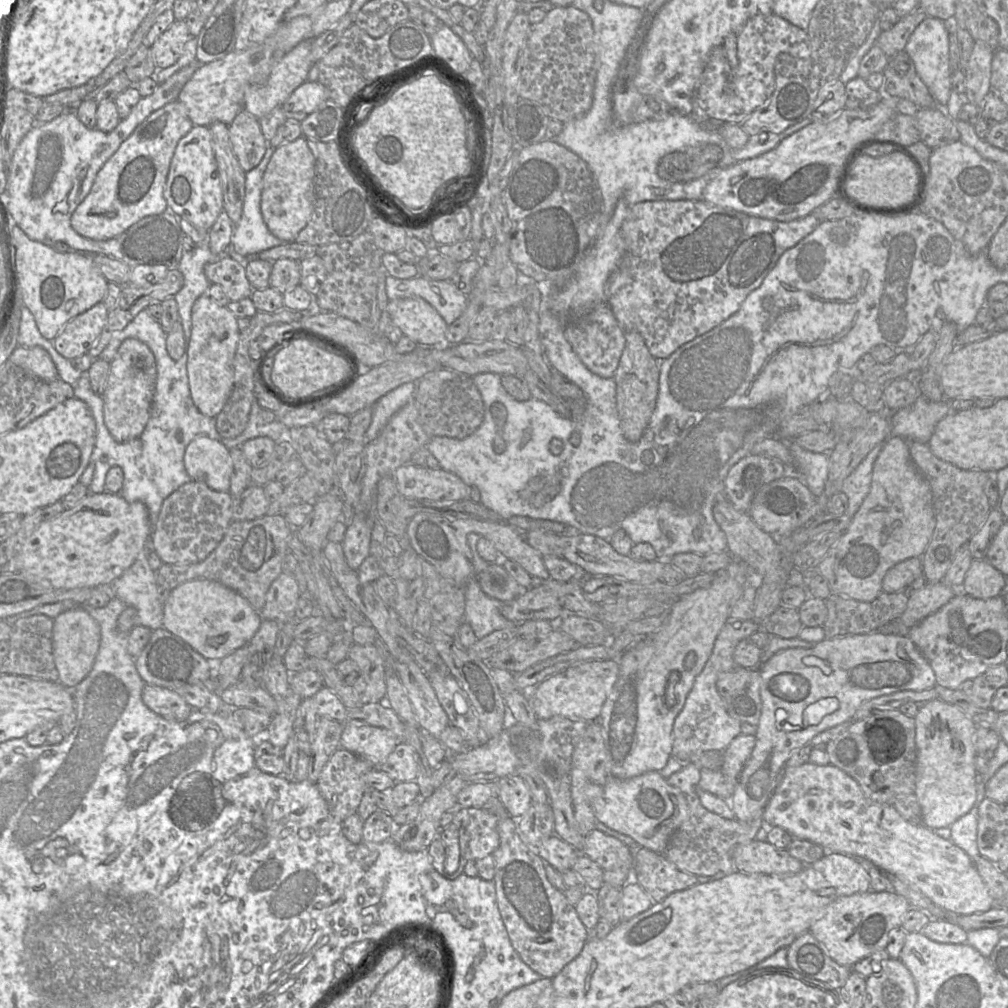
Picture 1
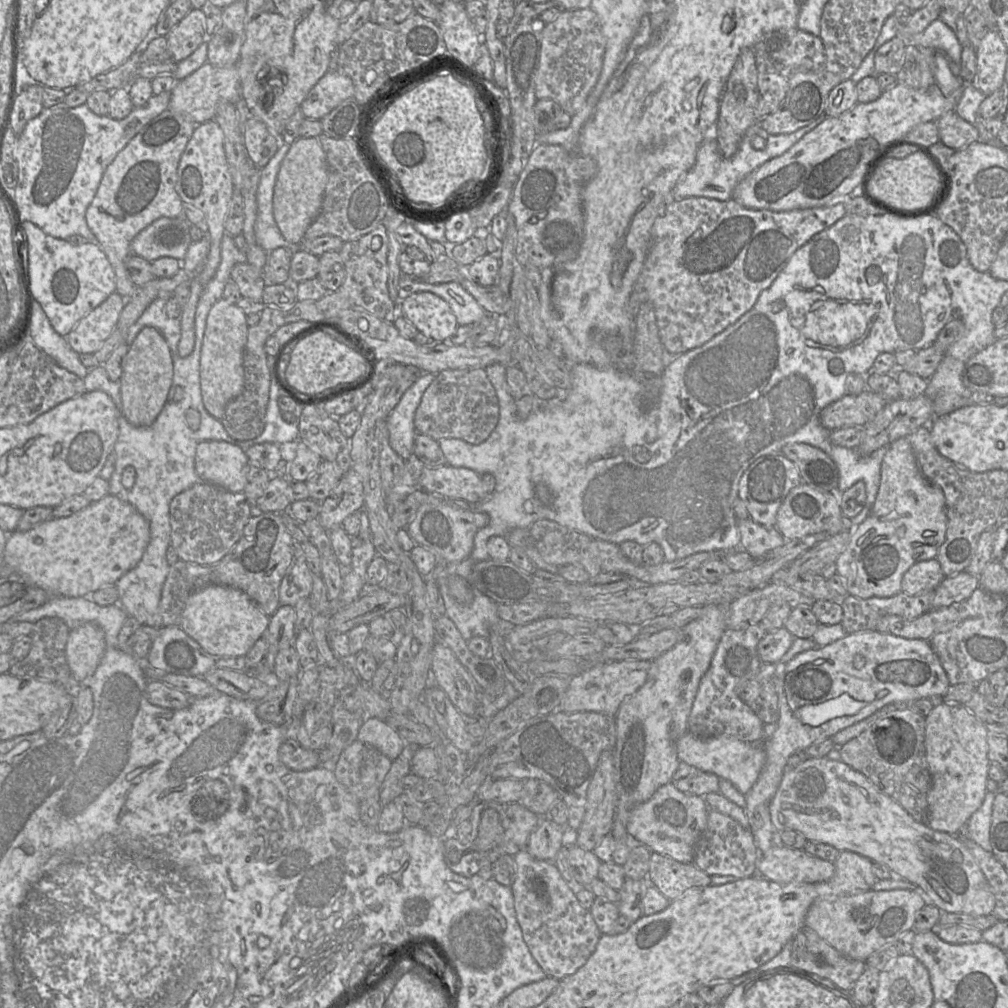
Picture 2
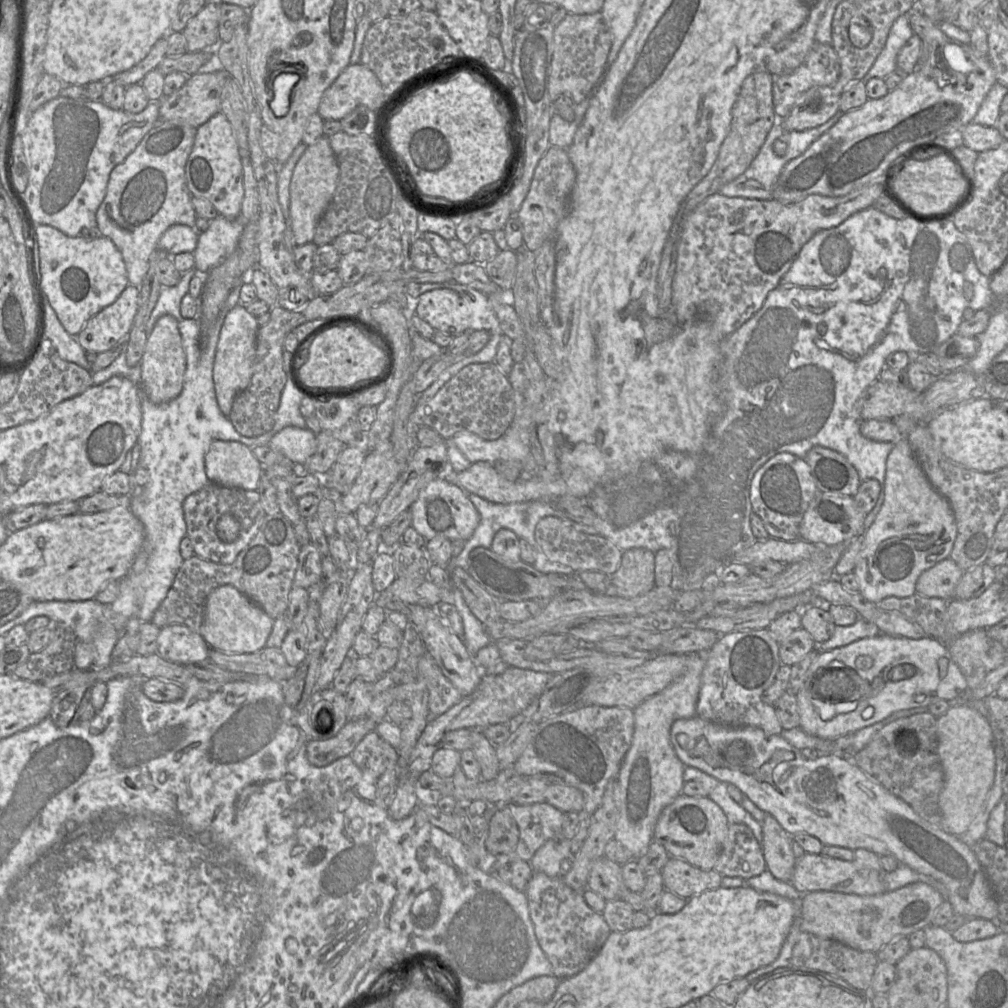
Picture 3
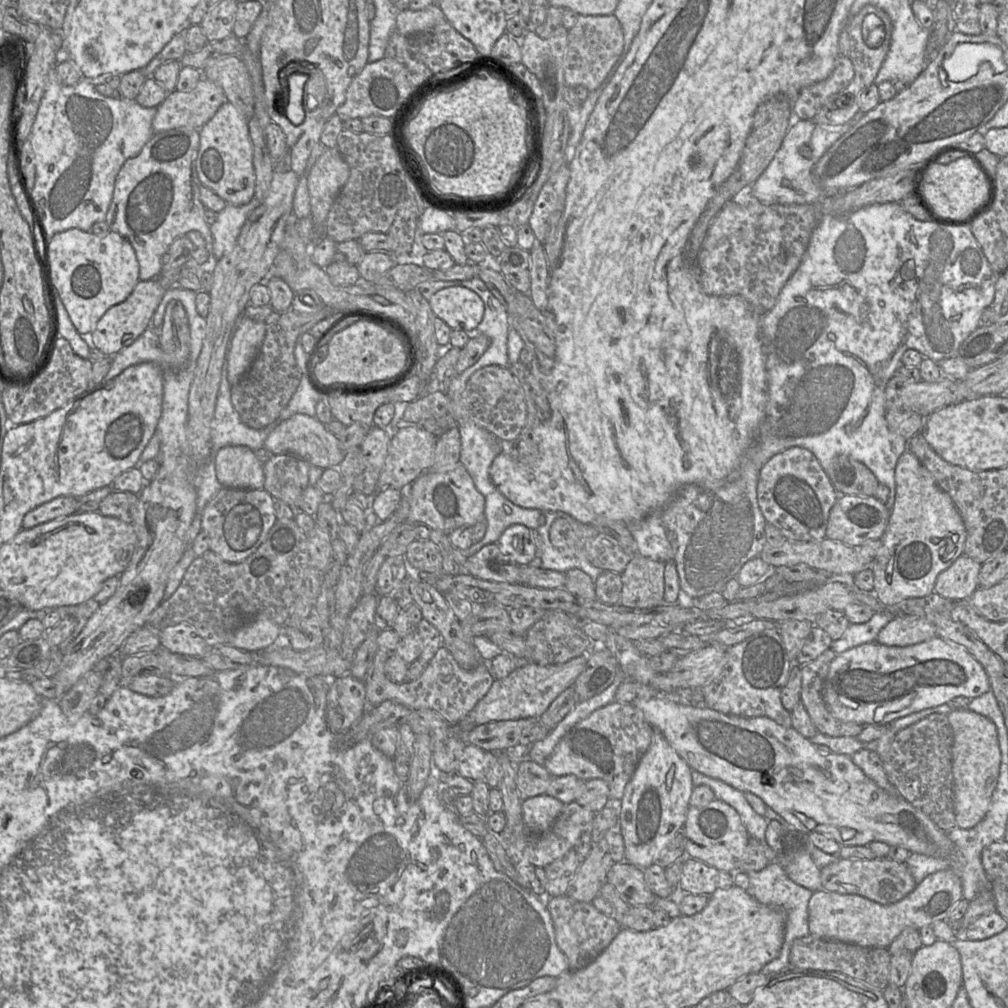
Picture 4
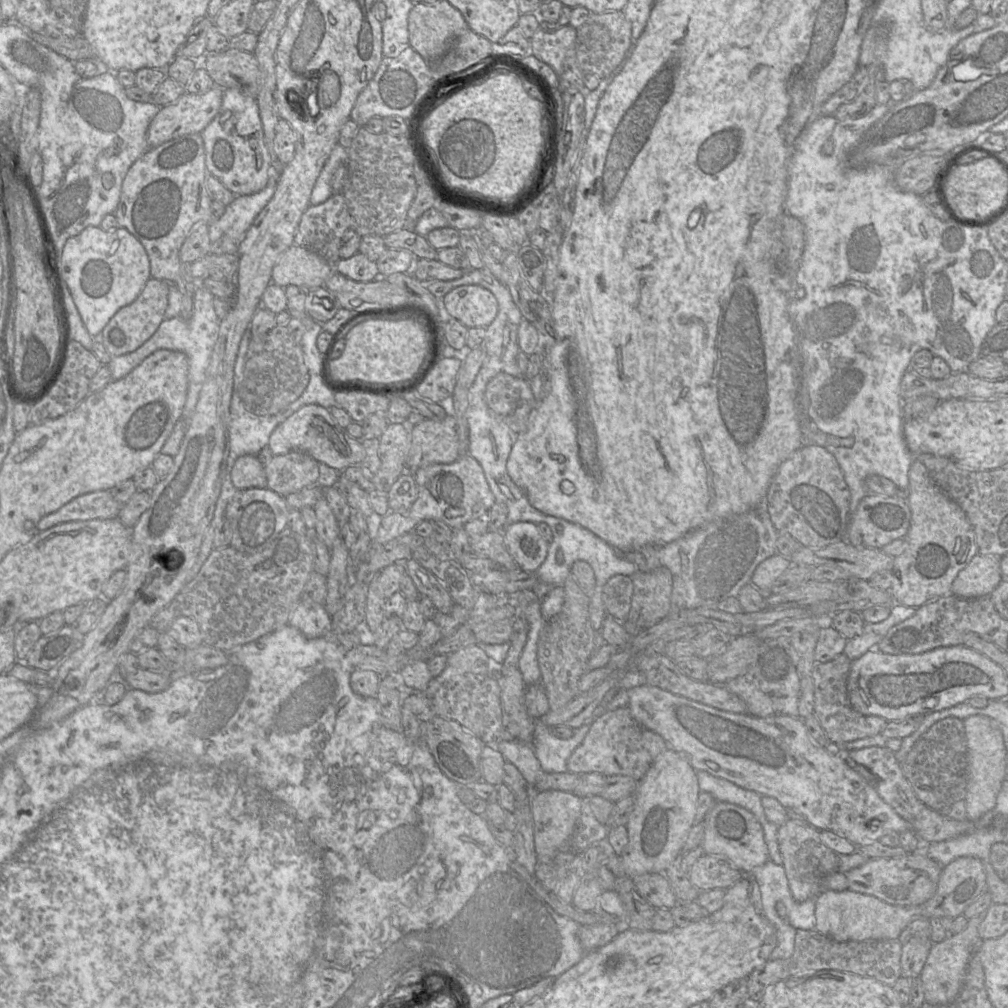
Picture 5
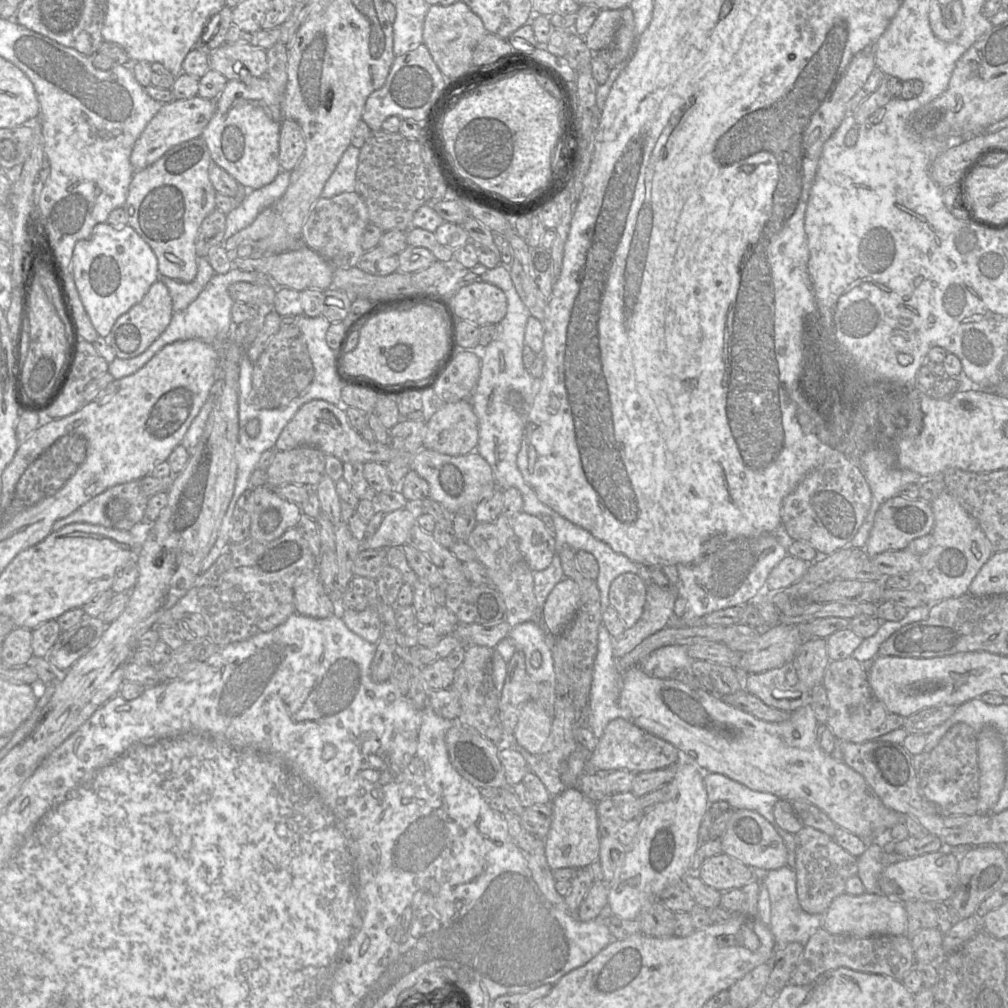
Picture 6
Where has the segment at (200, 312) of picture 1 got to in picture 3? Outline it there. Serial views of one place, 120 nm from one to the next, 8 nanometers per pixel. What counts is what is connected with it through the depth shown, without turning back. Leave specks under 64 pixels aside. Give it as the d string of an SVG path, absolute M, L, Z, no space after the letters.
M242 304L231 308L224 316L213 363L213 381L218 406L225 416L231 411L234 398L250 383L259 327L256 317Z

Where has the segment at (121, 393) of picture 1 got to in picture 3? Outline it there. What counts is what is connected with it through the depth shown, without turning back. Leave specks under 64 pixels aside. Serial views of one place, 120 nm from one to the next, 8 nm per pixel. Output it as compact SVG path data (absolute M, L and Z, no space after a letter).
M165 314L157 320L147 337L139 365L141 367L140 390L152 402L156 404L168 402L181 392L186 369L186 357L178 321L174 316Z

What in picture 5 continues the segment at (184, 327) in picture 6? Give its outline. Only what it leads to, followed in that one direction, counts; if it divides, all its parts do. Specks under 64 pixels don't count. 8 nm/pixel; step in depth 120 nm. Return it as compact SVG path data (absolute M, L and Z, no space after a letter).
M199 280L199 286L193 296L191 317L188 320L184 320L178 315L173 318L164 319L156 332L135 351L112 356L107 364L112 380L119 380L126 376L146 357L158 349L169 349L185 353L189 362L188 389L182 419L188 422L195 411L199 393L206 377L206 369L219 333L220 319L214 309L214 298L215 296L202 285L202 280Z

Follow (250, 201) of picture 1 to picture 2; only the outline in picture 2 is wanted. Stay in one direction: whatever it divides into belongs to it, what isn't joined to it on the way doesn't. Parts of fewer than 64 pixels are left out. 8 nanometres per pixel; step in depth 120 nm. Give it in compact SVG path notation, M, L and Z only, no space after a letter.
M280 143L275 155L261 168L257 189L257 218L255 236L257 243L267 252L290 244L282 236L273 216L273 192L282 160L291 143Z

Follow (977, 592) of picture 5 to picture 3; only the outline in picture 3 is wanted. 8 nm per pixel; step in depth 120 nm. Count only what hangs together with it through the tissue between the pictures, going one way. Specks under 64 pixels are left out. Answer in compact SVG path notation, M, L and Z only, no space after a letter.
M950 558L938 562L921 573L916 582L916 593L926 597L951 600L964 571Z

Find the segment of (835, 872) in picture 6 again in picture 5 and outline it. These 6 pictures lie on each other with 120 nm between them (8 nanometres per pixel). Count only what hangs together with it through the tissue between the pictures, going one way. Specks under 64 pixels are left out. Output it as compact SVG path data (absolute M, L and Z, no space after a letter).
M788 818L778 827L778 847L782 857L782 866L788 878L790 891L794 899L803 902L817 897L824 891L824 880L839 868L840 855L826 847L820 839L820 831L804 821Z

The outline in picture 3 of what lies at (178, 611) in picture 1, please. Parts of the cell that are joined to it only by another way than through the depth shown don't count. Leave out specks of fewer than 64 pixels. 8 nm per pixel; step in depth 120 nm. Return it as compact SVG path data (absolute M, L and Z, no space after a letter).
M223 585L208 595L204 619L198 633L211 648L226 653L253 653L265 648L273 623L274 620L246 595L232 586Z

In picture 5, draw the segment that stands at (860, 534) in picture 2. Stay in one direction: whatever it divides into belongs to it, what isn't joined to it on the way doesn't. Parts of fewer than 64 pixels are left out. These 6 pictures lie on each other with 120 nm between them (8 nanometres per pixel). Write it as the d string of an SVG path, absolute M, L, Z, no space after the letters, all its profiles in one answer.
M916 457L912 461L908 476L909 486L906 499L911 511L911 521L905 536L907 548L901 555L894 557L894 566L891 570L894 576L889 592L895 604L918 608L930 600L952 595L951 586L954 579L978 554L978 546L974 530L965 512L936 485L928 469Z

